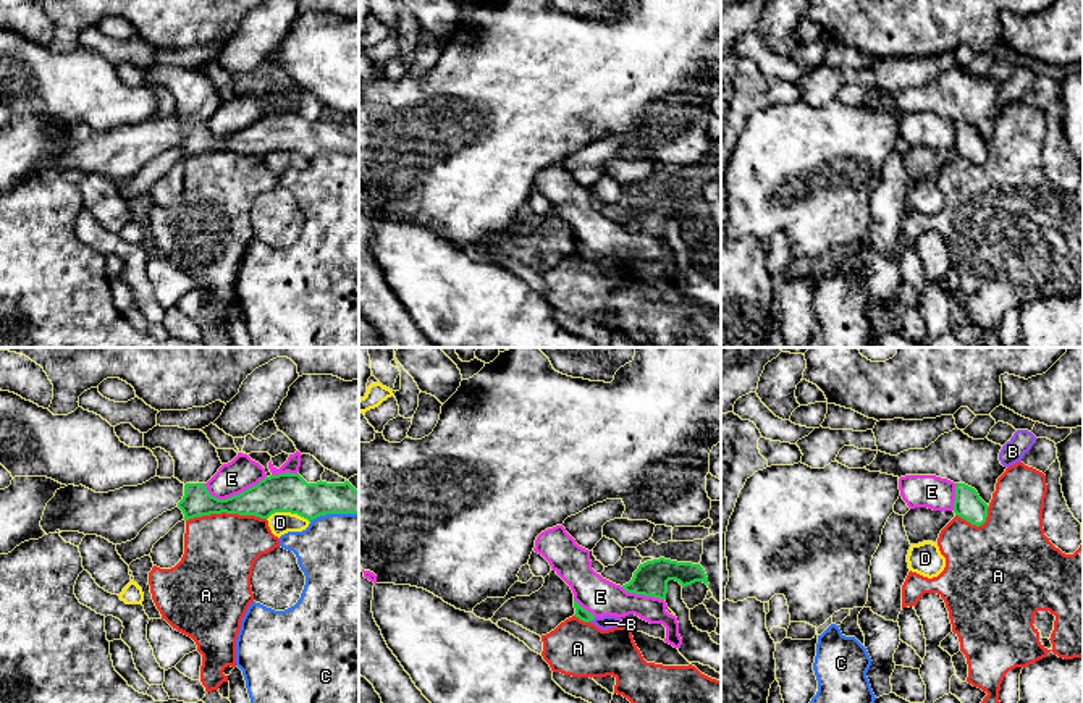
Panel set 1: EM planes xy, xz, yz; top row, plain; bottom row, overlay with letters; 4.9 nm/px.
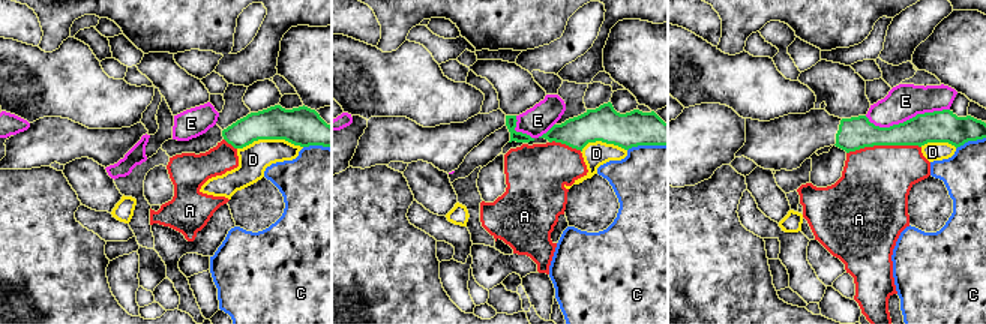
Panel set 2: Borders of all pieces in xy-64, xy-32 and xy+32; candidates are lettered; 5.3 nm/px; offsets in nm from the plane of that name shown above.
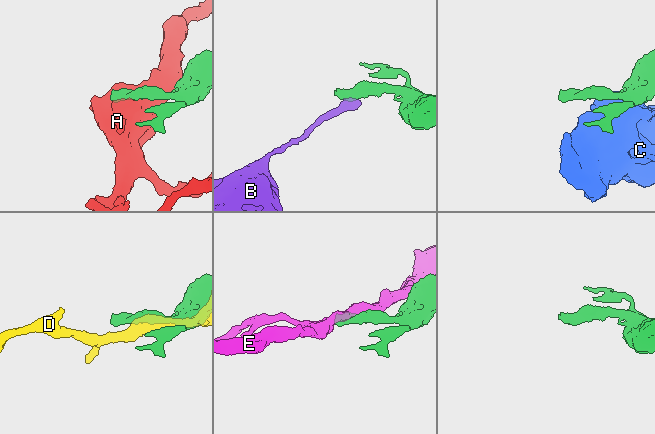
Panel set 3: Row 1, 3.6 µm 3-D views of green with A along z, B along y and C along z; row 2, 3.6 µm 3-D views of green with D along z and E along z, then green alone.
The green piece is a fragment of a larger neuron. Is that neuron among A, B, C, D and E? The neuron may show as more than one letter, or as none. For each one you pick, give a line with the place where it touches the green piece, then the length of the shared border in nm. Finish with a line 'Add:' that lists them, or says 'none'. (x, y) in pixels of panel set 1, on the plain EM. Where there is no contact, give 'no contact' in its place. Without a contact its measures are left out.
Add: none

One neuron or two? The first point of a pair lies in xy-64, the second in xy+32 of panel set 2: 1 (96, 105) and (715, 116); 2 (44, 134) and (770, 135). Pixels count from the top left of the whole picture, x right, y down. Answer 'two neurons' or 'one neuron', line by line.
1: two neurons
2: one neuron

